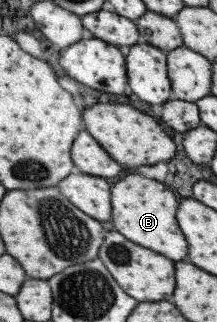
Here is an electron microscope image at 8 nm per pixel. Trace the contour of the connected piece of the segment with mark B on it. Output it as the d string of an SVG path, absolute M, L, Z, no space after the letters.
M127 175L111 187L111 223L117 233L121 233L131 243L137 243L145 249L157 251L173 261L179 261L187 253L185 239L175 223L177 199L175 195L159 181Z

